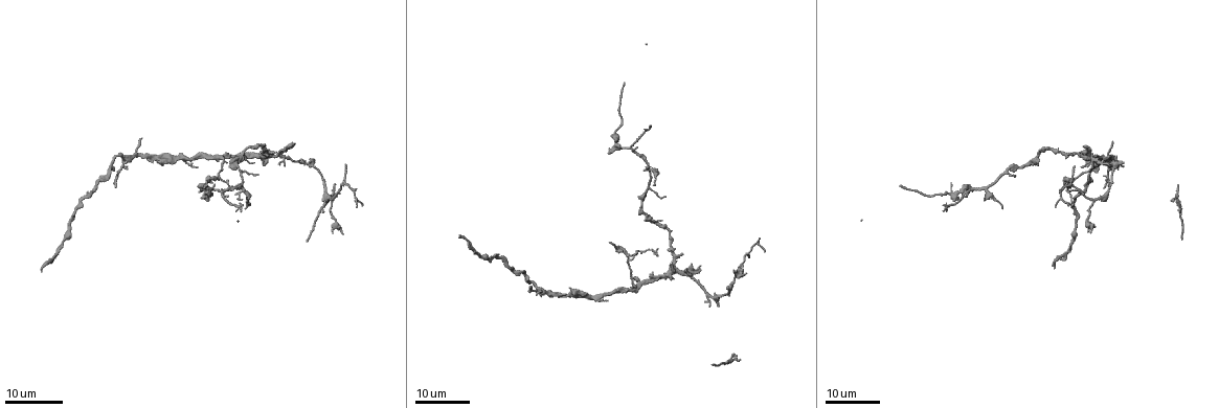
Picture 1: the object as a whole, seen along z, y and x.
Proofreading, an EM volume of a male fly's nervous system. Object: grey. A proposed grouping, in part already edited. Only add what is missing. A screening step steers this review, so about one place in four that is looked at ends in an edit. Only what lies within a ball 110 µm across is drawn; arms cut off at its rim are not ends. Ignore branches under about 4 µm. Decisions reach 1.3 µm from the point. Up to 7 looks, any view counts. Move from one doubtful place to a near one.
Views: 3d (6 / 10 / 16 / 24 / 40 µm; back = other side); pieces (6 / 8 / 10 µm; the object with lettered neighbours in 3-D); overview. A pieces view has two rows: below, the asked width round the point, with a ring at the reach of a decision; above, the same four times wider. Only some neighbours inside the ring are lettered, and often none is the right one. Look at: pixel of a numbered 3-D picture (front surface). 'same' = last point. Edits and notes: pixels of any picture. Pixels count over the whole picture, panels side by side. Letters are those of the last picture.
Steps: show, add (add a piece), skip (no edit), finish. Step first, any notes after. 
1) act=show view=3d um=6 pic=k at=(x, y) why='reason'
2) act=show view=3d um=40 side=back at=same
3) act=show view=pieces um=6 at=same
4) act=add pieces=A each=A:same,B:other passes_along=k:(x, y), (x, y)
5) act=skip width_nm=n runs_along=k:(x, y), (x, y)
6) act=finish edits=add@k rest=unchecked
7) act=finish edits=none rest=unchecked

act=show view=3d um=24 pic=1 at=(1181, 240) why='long arm stops here'

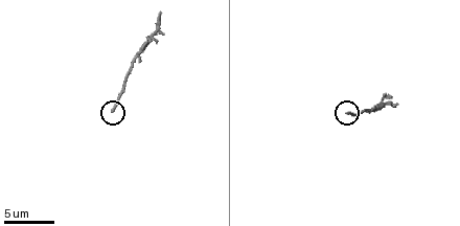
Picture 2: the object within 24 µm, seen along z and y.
act=show view=pieces um=6 pic=2 at=(115, 110)

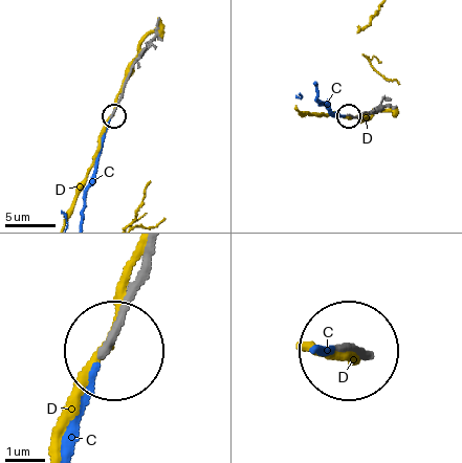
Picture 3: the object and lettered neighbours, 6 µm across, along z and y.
act=add pieces=C width_nm=180 each=C:same,D:other passes_along=3:(109, 120), (82, 216) found='it goes on there'

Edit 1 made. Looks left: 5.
act=show view=overview

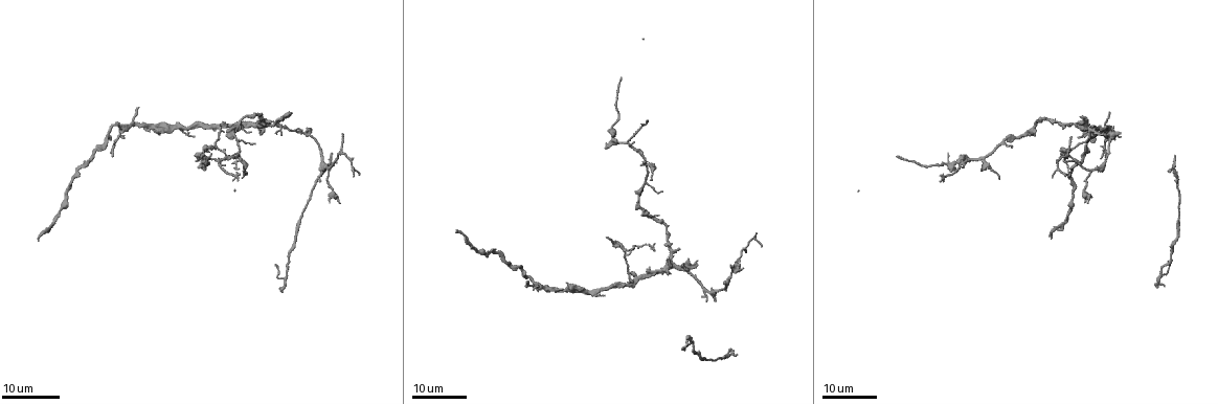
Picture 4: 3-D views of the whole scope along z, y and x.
act=show view=3d um=16 pic=4 at=(360, 172) why='branch stops here'

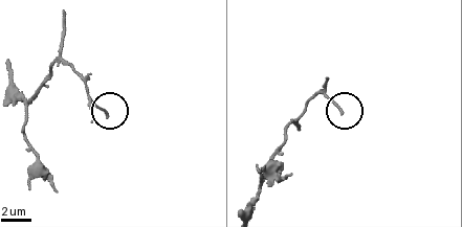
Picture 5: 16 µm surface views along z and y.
act=show view=pieces um=6 pic=5 at=(107, 116) why='see the neighbours'

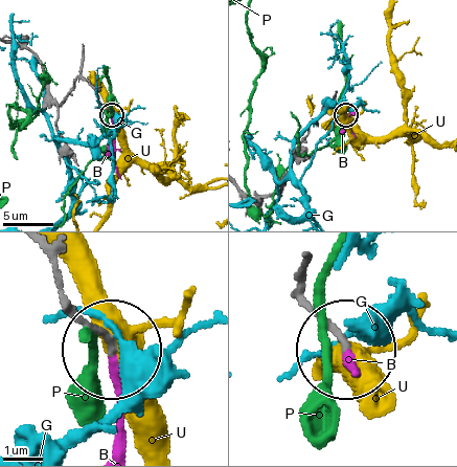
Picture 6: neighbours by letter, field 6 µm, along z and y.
act=add pieces=B each=B:same,G:other,P:other,U:other passes_along=6:(300, 299), (357, 367) found='it goes on there'

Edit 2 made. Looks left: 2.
act=finish edits=add@3,add@6 rest=unchecked

